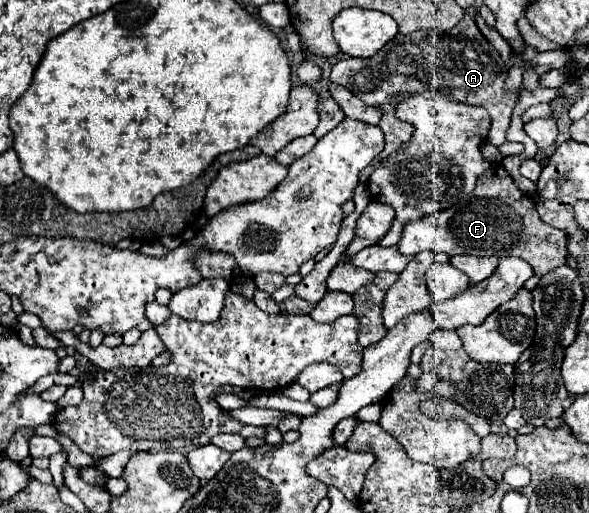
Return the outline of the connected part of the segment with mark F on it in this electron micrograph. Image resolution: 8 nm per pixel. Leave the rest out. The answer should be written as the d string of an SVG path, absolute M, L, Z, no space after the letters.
M490 167L486 175L478 179L478 187L468 197L466 205L456 205L438 211L430 217L406 223L398 249L404 255L416 255L420 251L442 251L452 255L478 255L478 257L520 257L532 265L536 275L546 275L558 265L566 263L566 235L546 225L536 211L536 203L524 195L504 167Z

